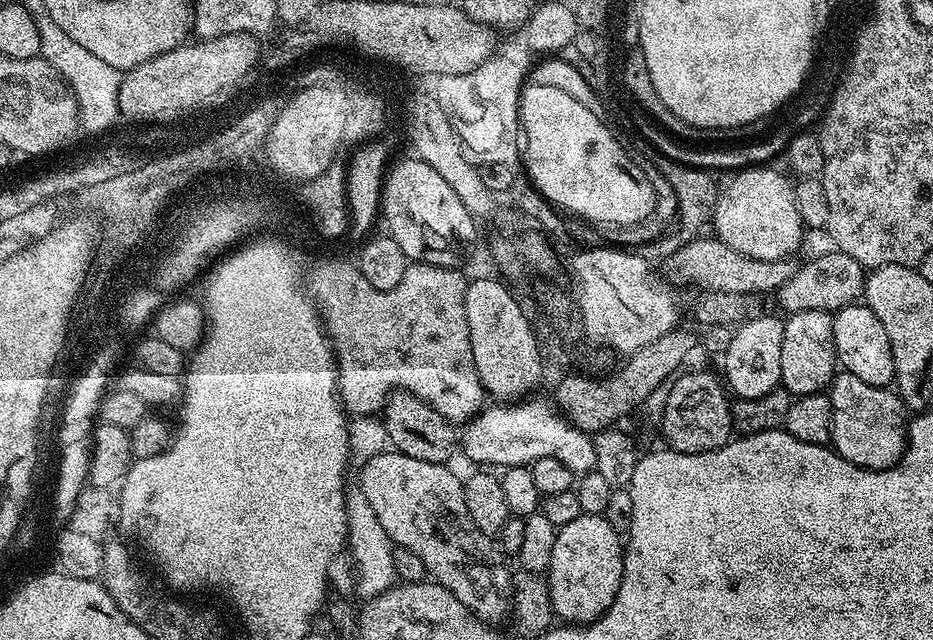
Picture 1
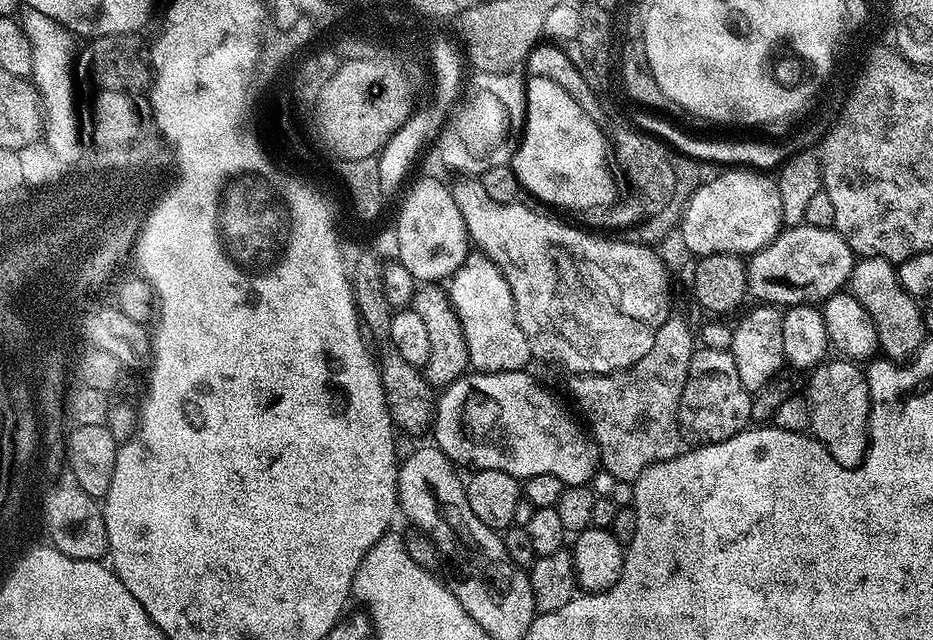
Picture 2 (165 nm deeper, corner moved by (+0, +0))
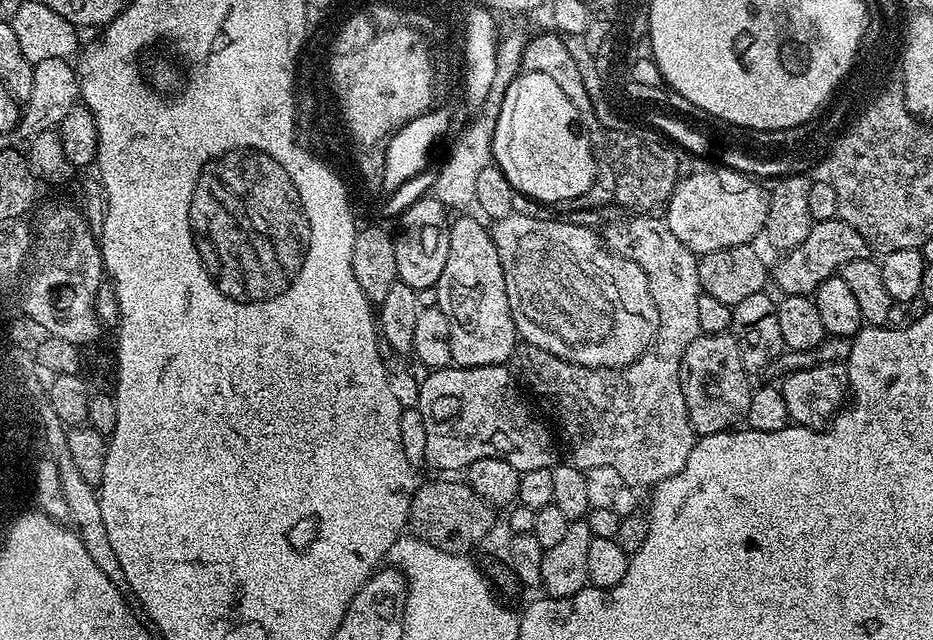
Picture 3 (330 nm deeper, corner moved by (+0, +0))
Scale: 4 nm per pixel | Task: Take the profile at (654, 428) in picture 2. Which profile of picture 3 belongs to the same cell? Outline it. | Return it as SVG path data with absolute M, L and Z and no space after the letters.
M632 214L629 220L616 220L608 229L603 229L602 239L611 252L616 252L620 256L625 256L627 260L638 262L638 266L642 266L642 274L646 274L646 282L650 282L650 294L654 298L654 306L658 310L658 330L656 337L652 339L652 345L638 357L634 362L630 362L624 368L587 368L586 366L578 366L572 364L569 360L559 360L554 354L550 354L541 348L531 346L525 347L519 353L520 368L524 371L524 380L552 407L552 412L556 415L556 424L560 427L560 432L564 435L564 440L568 443L568 448L572 451L570 456L571 463L577 468L585 470L593 470L592 468L609 468L612 472L617 472L621 476L625 485L641 486L640 484L648 484L647 486L655 486L661 480L670 478L674 474L678 474L678 470L682 470L682 466L686 466L686 458L690 458L690 450L697 442L697 435L692 431L690 426L690 418L686 414L686 398L682 398L682 382L680 381L680 367L682 366L682 358L686 354L686 346L690 346L690 342L694 342L694 338L698 338L702 333L698 326L698 298L702 295L699 284L697 253L691 252L686 246L682 246L682 242L678 242L678 238L674 238L674 234L670 230L667 219L660 220L656 214Z

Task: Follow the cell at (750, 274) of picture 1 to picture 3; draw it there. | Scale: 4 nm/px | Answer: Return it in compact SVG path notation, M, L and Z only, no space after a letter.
M839 218L834 220L817 220L813 223L810 234L802 238L798 246L787 249L784 256L770 272L770 280L781 288L784 296L812 296L816 287L826 278L837 275L846 262L854 262L858 258L869 258L870 249L866 238Z

